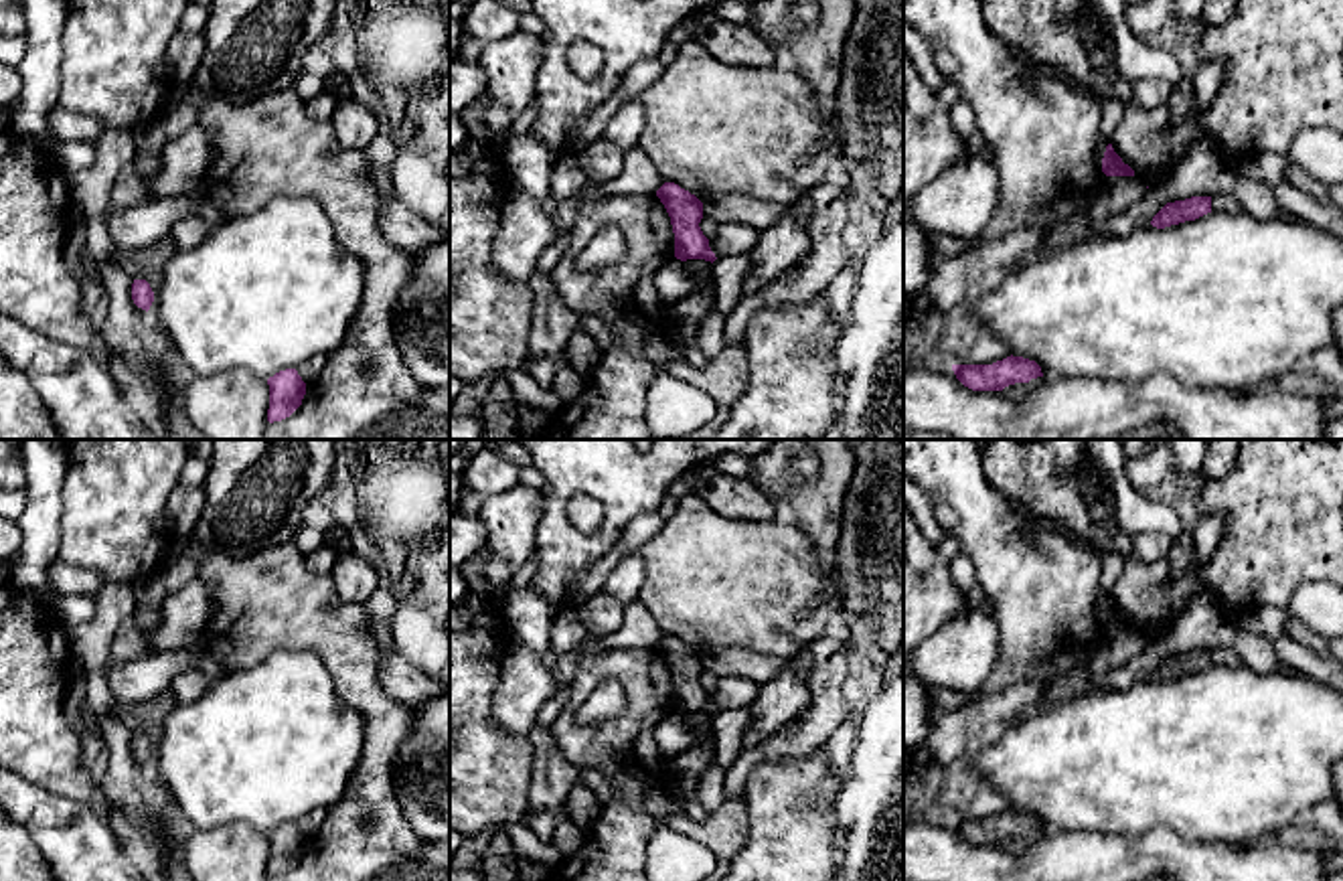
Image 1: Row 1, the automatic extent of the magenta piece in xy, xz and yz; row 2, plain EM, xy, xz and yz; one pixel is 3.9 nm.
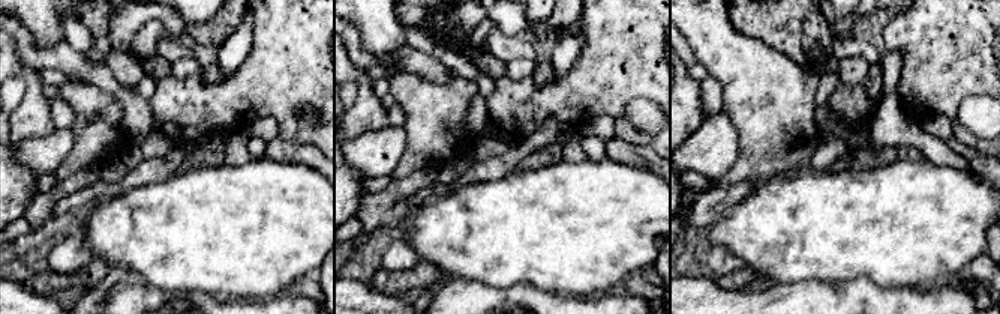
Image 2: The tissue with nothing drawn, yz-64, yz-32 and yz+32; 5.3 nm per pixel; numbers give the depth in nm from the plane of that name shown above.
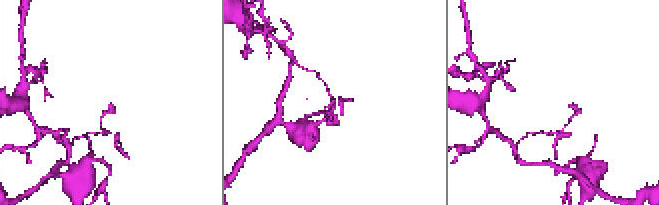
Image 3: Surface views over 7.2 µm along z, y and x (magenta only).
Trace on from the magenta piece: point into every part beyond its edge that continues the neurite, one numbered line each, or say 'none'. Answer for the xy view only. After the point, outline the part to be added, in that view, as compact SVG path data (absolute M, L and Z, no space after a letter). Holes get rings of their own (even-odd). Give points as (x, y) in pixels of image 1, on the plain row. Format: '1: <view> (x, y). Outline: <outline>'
none

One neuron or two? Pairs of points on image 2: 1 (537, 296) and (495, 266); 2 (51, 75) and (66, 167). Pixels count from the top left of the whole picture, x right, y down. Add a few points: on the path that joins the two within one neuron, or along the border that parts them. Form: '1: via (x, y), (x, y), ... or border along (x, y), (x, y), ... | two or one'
1: border along (483, 284), (495, 287), (532, 284), (553, 293) | two
2: border along (87, 81), (66, 80), (57, 89) | two

